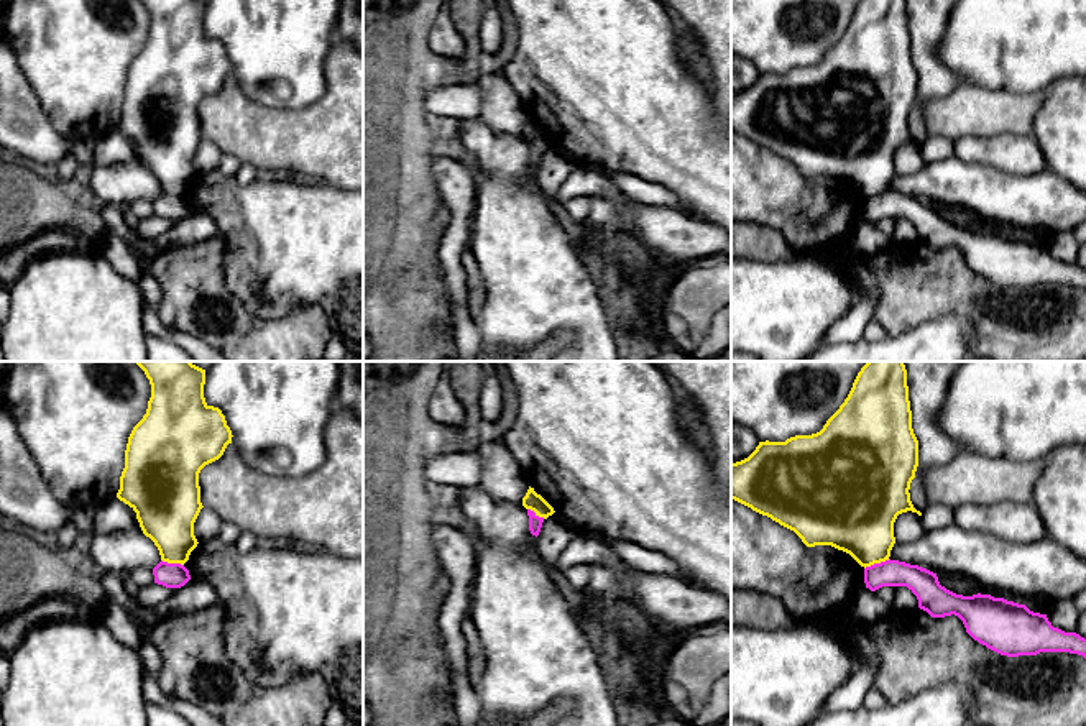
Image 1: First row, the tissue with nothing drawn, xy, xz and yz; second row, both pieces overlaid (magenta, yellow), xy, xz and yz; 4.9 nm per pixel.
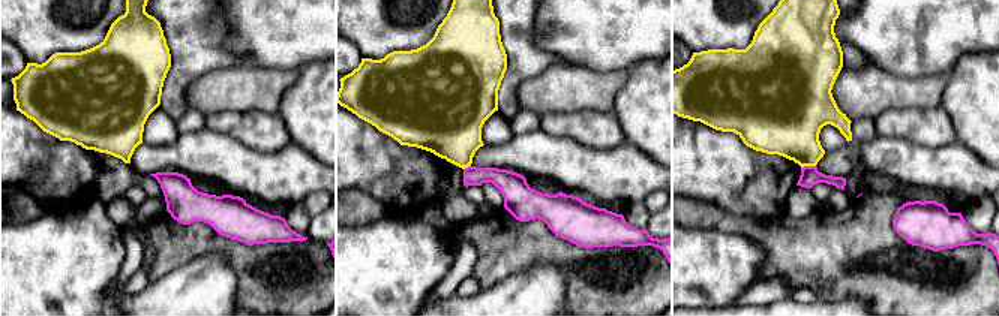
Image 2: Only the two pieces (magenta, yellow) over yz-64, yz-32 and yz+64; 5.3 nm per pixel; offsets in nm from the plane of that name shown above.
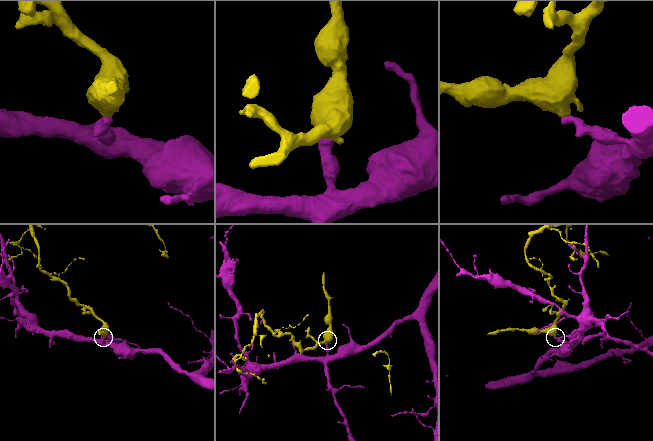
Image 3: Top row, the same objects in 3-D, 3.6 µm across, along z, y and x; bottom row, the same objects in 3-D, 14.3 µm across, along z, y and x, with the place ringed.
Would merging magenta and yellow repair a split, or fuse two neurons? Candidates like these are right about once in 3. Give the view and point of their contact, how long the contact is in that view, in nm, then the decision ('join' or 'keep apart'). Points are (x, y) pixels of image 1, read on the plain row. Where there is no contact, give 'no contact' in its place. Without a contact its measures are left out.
yz (876, 196) | 140 nm | keep apart

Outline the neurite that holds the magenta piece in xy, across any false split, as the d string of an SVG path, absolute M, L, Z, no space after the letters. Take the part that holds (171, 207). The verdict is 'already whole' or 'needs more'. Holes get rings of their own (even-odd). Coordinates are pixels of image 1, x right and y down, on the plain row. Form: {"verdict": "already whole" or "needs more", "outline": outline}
{"verdict": "already whole", "outline": "M163 192L153 200L153 207L154 215L166 220L181 220L191 212L189 202L184 197Z"}

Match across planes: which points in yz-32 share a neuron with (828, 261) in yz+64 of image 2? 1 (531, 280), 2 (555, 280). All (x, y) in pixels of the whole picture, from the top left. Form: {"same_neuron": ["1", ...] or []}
{"same_neuron": []}

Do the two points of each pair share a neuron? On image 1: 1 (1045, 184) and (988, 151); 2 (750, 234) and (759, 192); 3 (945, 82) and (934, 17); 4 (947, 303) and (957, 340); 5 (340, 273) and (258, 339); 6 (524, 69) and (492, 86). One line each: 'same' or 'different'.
1: different
2: different
3: same
4: different
5: different
6: different

